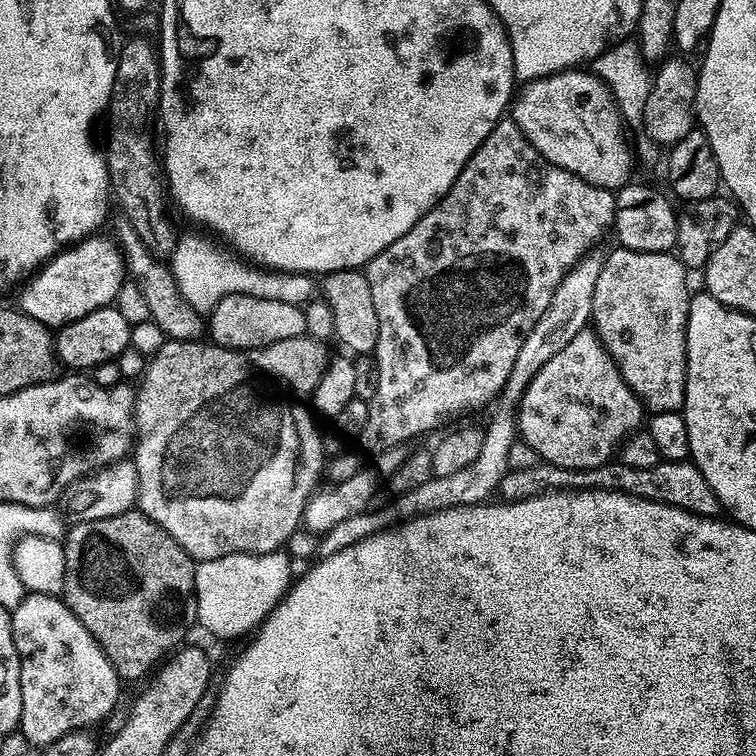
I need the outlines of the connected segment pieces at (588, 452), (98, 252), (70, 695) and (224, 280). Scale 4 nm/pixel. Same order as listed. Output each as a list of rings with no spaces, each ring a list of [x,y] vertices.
[[[592,330],[574,334],[574,339],[534,374],[518,404],[519,439],[533,447],[543,463],[563,468],[609,463],[646,420],[646,409],[636,391],[624,380],[603,339]]]
[[[93,234],[57,252],[21,290],[20,311],[56,330],[78,318],[86,318],[86,314],[94,310],[109,307],[124,284],[126,269],[119,247],[108,240],[103,240],[100,234]]]
[[[28,592],[21,603],[16,608],[11,609],[11,613],[12,633],[14,634],[16,649],[20,655],[20,677],[22,678],[22,718],[20,719],[20,727],[18,730],[22,734],[26,734],[29,745],[33,749],[39,750],[45,748],[48,744],[58,742],[60,738],[71,732],[91,729],[93,727],[91,724],[96,724],[99,720],[99,724],[107,721],[117,711],[116,703],[120,700],[122,681],[111,661],[108,660],[108,655],[100,648],[100,643],[89,634],[86,626],[82,626],[82,622],[72,613],[67,603],[60,596],[47,596],[41,592]]]
[[[181,235],[170,252],[170,267],[174,274],[174,282],[182,298],[186,298],[186,302],[190,302],[190,306],[194,306],[194,310],[198,310],[201,314],[210,314],[214,306],[218,306],[218,302],[222,302],[222,298],[230,294],[270,298],[274,302],[290,302],[301,306],[317,295],[318,284],[317,281],[316,284],[312,281],[315,279],[311,275],[303,272],[263,270],[251,266],[226,251],[219,243],[208,240],[202,240],[198,236]]]

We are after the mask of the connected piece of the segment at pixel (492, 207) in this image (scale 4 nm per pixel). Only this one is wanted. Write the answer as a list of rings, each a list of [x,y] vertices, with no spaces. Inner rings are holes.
[[[501,118],[486,134],[482,146],[474,150],[474,154],[462,166],[458,178],[450,186],[450,190],[436,203],[428,213],[416,223],[398,242],[386,246],[382,254],[378,254],[363,269],[364,277],[370,282],[370,294],[374,294],[374,308],[378,310],[379,334],[376,343],[374,359],[378,366],[378,394],[368,401],[368,421],[360,431],[358,443],[371,454],[379,454],[399,448],[405,442],[420,436],[436,427],[447,415],[456,414],[466,408],[480,408],[488,404],[499,392],[503,393],[508,387],[508,379],[514,370],[514,358],[518,358],[518,350],[522,350],[522,342],[530,330],[534,330],[534,322],[546,314],[550,306],[550,298],[554,298],[554,290],[562,282],[577,260],[581,260],[603,236],[604,231],[613,227],[616,219],[616,197],[613,189],[599,188],[558,166],[551,164],[530,143],[526,134],[511,118]]]

